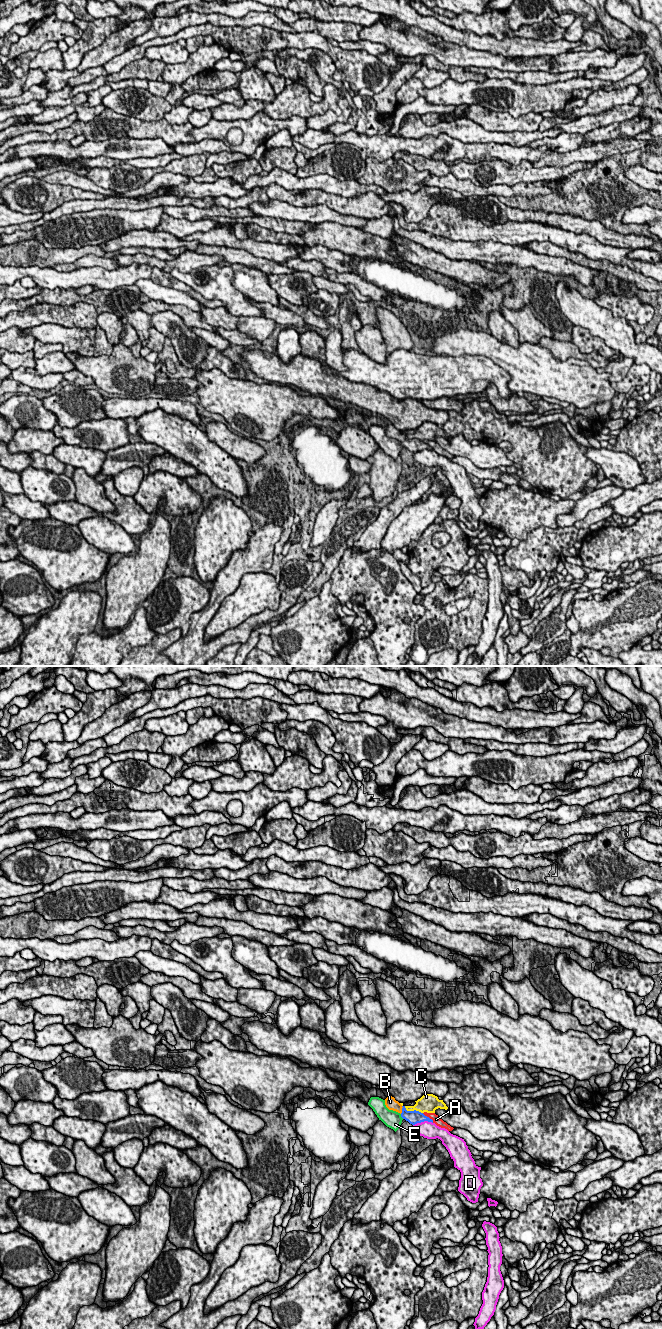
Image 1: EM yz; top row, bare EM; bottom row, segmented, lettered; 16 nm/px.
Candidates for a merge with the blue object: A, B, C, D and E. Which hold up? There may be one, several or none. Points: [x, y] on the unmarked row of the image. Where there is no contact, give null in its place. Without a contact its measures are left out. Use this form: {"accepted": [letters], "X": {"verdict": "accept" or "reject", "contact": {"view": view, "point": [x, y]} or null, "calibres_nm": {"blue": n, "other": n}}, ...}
{"accepted": ["B"], "A": {"verdict": "reject", "contact": {"view": "yz", "point": [428, 445]}, "calibres_nm": {"blue": 220, "other": 130}}, "B": {"verdict": "accept", "contact": {"view": "yz", "point": [402, 438]}, "calibres_nm": {"blue": 220, "other": 190}}, "C": {"verdict": "reject", "contact": {"view": "yz", "point": [414, 438]}, "calibres_nm": {"blue": 220, "other": 280}}, "D": {"verdict": "reject", "contact": {"view": "yz", "point": [422, 449]}, "calibres_nm": {"blue": 220, "other": 280}}, "E": {"verdict": "reject", "contact": {"view": "yz", "point": [401, 444]}, "calibres_nm": {"blue": 220, "other": 280}}}

